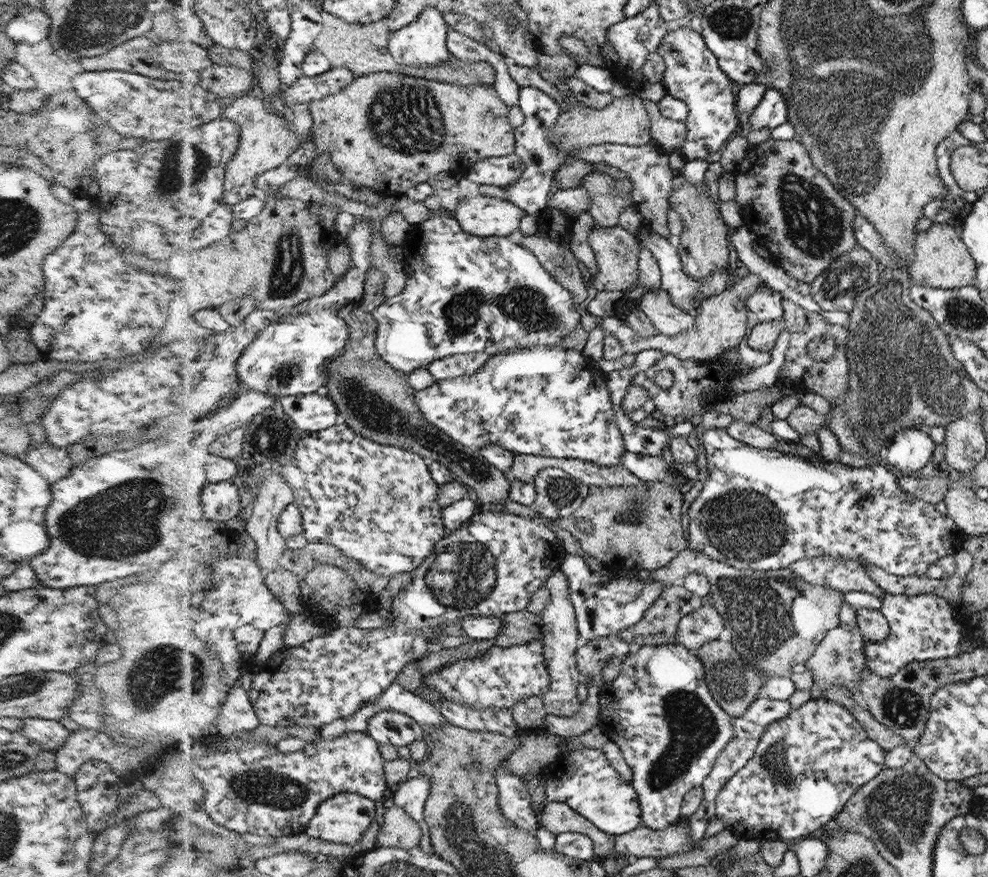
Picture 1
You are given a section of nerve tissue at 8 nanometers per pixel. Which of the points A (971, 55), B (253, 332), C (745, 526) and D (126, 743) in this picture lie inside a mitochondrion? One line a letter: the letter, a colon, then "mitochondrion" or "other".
A: other
B: other
C: mitochondrion
D: other

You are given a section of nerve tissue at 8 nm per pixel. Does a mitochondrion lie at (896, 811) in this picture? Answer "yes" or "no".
yes

